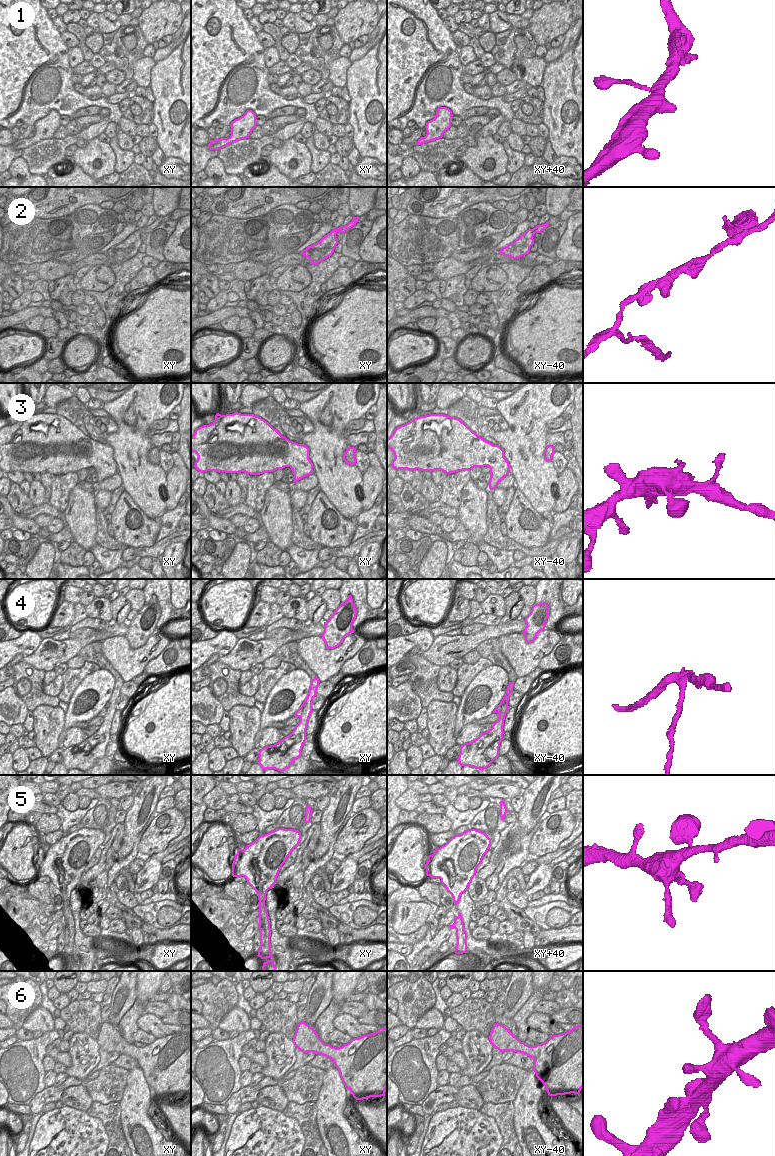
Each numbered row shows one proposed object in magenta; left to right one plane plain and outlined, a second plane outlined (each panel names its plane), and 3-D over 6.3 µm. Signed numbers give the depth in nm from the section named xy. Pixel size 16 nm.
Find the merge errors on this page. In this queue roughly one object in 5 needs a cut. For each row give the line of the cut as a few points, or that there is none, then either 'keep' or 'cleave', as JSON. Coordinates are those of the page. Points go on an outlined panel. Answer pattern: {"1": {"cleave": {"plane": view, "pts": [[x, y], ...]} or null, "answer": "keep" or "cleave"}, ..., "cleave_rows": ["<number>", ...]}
{"1": {"cleave": null, "answer": "keep"}, "2": {"cleave": null, "answer": "keep"}, "3": {"cleave": null, "answer": "keep"}, "4": {"cleave": {"plane": "xy", "pts": [[300, 707], [302, 712], [299, 717]]}, "answer": "cleave"}, "5": {"cleave": null, "answer": "keep"}, "6": {"cleave": null, "answer": "keep"}, "cleave_rows": ["4"]}

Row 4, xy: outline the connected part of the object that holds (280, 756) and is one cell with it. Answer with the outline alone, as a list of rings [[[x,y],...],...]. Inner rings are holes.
[[[317,676],[311,680],[307,698],[301,705],[303,713],[299,717],[300,722],[295,726],[295,729],[278,743],[260,749],[259,761],[257,763],[263,770],[275,769],[283,772],[296,759],[301,757],[301,750],[306,741],[308,720],[312,712],[312,701],[317,694],[319,683]]]

